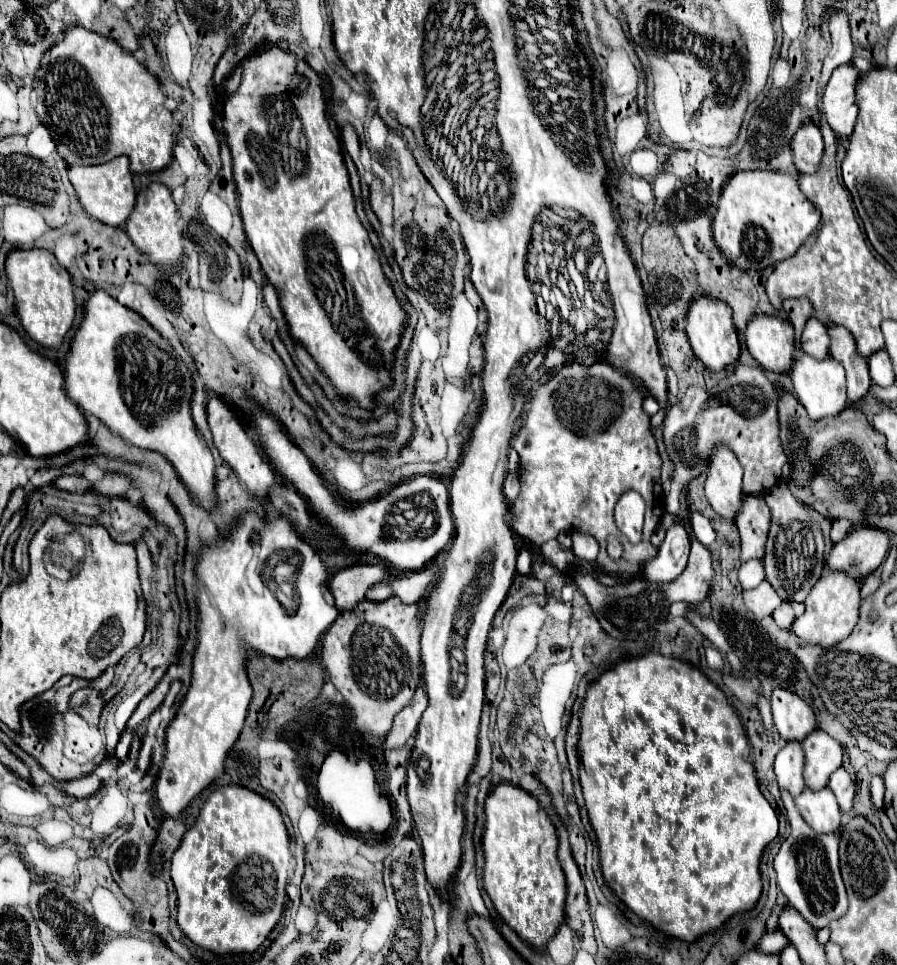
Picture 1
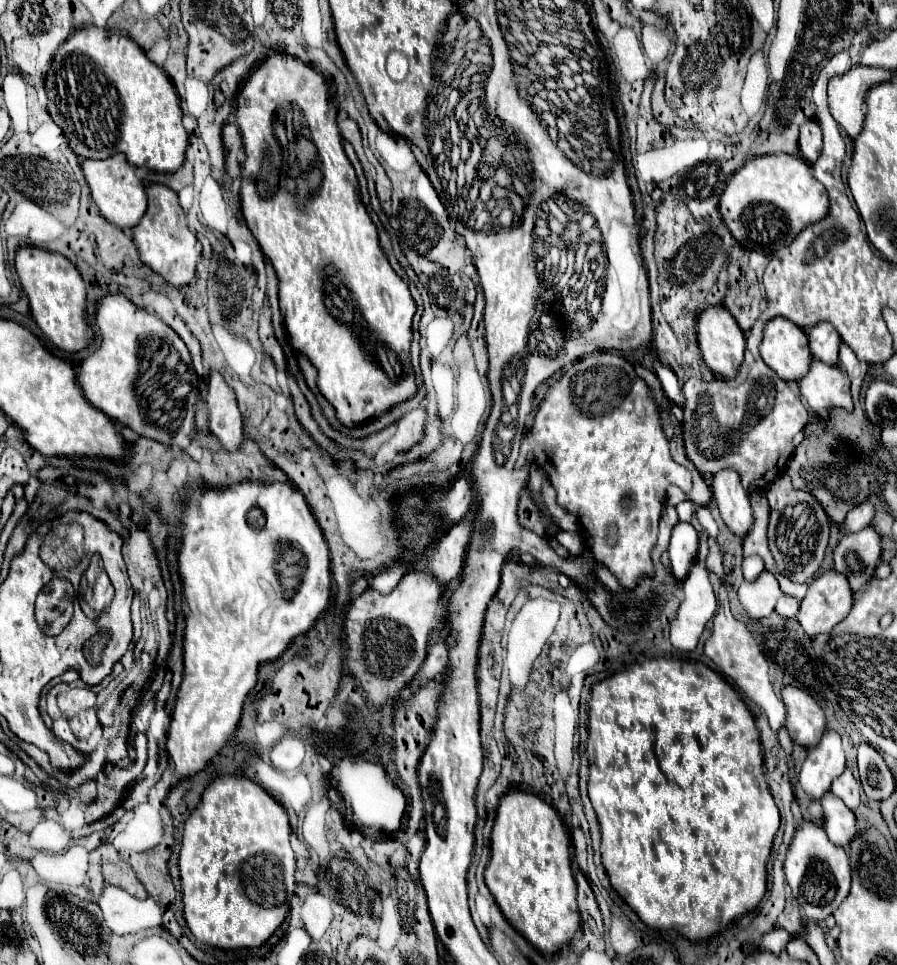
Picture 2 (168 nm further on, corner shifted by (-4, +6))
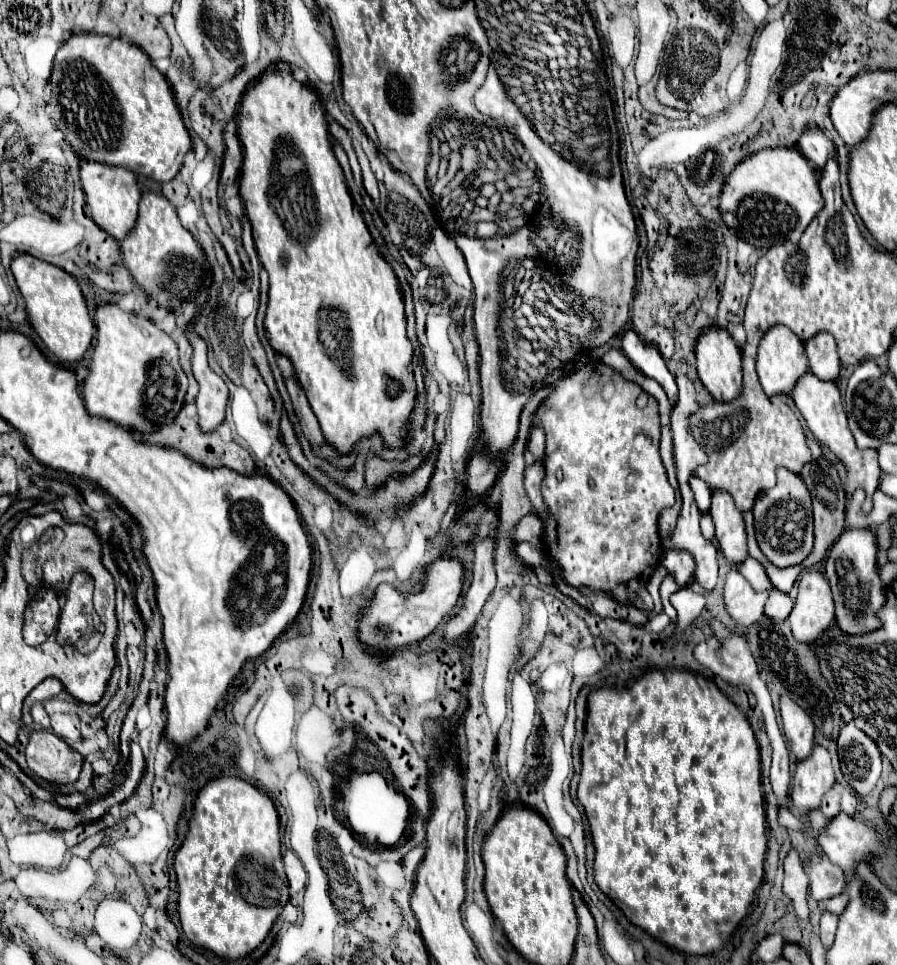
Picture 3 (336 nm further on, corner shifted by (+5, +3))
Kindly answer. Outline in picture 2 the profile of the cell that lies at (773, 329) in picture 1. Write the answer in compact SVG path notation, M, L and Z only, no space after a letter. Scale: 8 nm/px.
M774 317L766 323L760 355L784 381L798 381L804 377L812 361L804 329L786 317Z

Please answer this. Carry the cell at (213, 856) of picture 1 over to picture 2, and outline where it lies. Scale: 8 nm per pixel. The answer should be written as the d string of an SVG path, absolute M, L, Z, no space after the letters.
M218 777L214 779L202 793L200 805L192 811L188 821L184 823L184 837L182 837L182 851L180 851L180 881L182 881L182 895L184 895L184 917L186 923L196 937L196 941L218 947L218 949L254 949L260 947L284 921L288 909L290 909L290 899L288 895L294 895L294 871L296 871L296 857L290 847L290 825L288 825L288 815L284 807L270 797L260 785L246 777Z

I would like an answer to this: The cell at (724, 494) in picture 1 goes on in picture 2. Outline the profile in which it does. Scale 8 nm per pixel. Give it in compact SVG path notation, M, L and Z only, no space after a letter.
M730 469L716 473L712 479L712 491L726 527L738 537L748 535L752 529L752 509L740 483L740 475Z

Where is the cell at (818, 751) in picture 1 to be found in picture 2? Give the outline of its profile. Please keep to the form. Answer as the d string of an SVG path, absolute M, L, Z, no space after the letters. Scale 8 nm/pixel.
M826 731L820 743L812 751L808 751L798 781L806 795L810 795L812 799L820 799L830 789L832 781L842 775L844 767L846 765L840 735L834 731Z

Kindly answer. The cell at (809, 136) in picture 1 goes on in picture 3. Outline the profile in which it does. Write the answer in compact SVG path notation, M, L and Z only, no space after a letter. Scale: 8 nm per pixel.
M805 130L797 142L797 148L817 168L823 168L827 158L835 154L833 142L821 130Z

